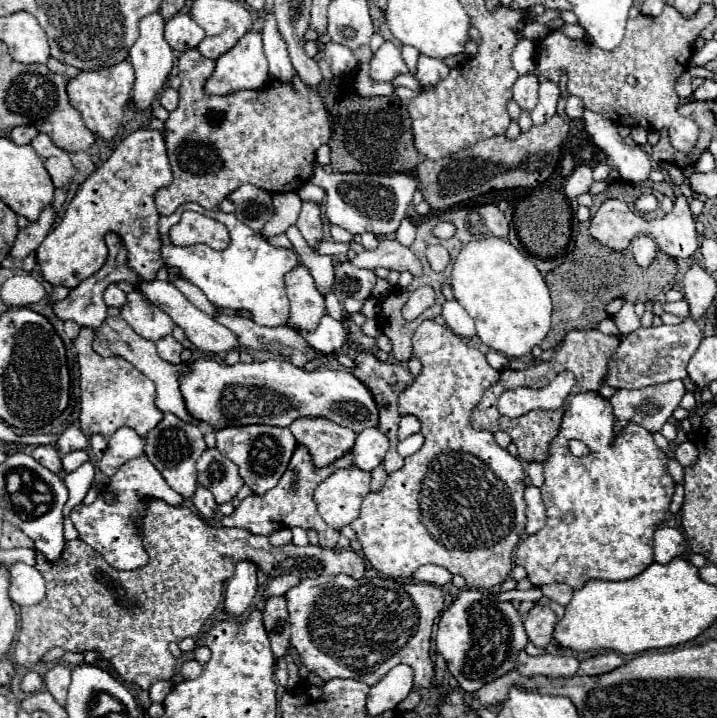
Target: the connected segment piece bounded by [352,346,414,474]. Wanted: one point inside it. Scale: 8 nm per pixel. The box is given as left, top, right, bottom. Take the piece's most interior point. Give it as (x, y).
(385, 380)

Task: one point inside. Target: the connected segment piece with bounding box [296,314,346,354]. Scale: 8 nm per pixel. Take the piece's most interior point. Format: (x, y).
(329, 335)

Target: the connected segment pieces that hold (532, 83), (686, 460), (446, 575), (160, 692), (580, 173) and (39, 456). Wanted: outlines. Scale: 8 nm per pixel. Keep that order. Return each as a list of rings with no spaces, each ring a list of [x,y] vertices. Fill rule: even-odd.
[[[534,72],[518,76],[514,82],[514,100],[522,110],[532,110],[538,98],[538,76]]]
[[[684,442],[676,448],[676,460],[682,464],[682,466],[692,466],[698,458],[698,450],[692,442]]]
[[[428,564],[428,566],[420,566],[414,574],[414,578],[418,582],[428,582],[428,584],[436,584],[436,586],[444,586],[452,580],[452,574],[448,570],[444,570],[442,566],[434,566],[434,564]]]
[[[156,682],[156,684],[152,684],[152,688],[150,688],[150,700],[152,702],[164,702],[164,698],[166,698],[166,694],[172,690],[172,682]]]
[[[578,164],[578,166],[572,170],[572,174],[570,174],[570,178],[568,178],[566,186],[564,186],[564,192],[566,192],[566,196],[572,200],[572,198],[576,198],[578,194],[588,192],[592,182],[594,182],[594,180],[592,180],[592,168],[586,166],[586,164]]]
[[[36,446],[32,456],[42,464],[46,466],[50,472],[58,474],[62,470],[62,460],[60,460],[60,452],[56,450],[56,446]]]

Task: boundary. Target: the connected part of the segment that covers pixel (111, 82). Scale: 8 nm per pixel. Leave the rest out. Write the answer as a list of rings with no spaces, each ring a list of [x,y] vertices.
[[[128,60],[112,66],[112,68],[100,68],[94,72],[80,72],[80,76],[72,78],[68,82],[68,96],[72,106],[82,114],[84,124],[104,140],[112,140],[118,132],[118,126],[124,116],[124,106],[130,100],[134,88],[134,70]]]

